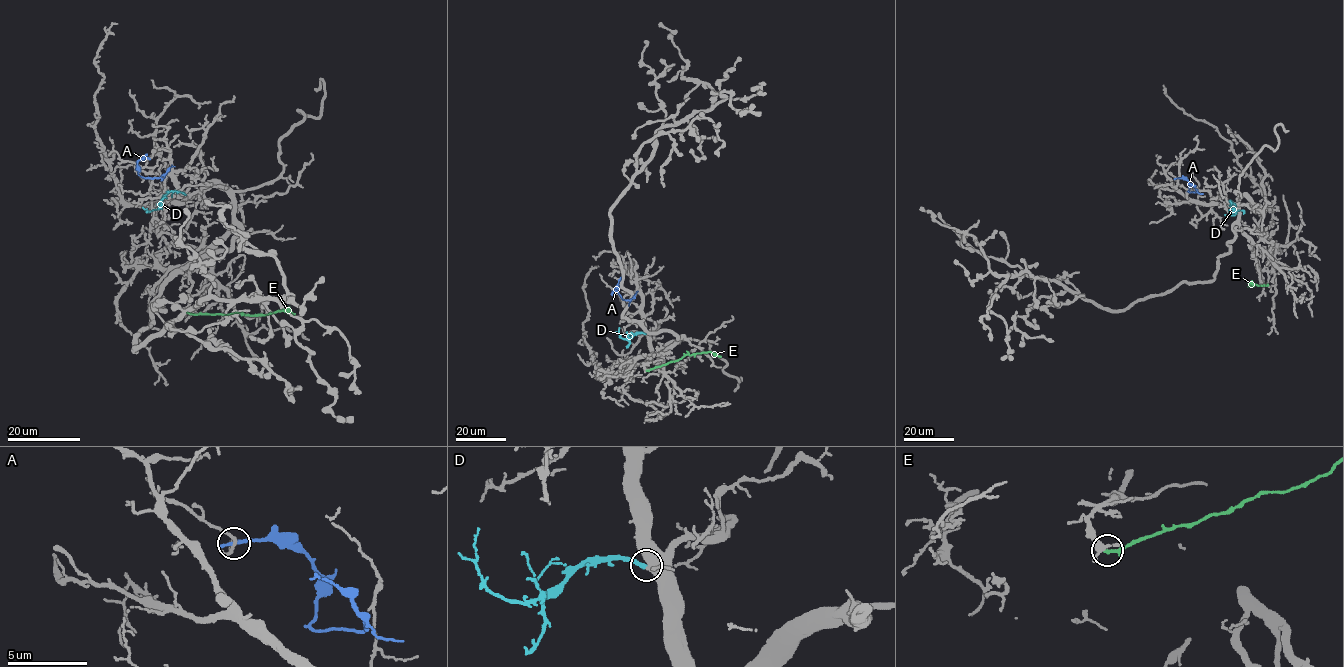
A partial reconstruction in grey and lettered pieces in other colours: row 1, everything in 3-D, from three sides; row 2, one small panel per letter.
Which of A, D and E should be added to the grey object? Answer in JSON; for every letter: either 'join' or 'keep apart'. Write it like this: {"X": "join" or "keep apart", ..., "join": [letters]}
{"A": "keep apart", "D": "join", "E": "keep apart", "join": ["D"]}

